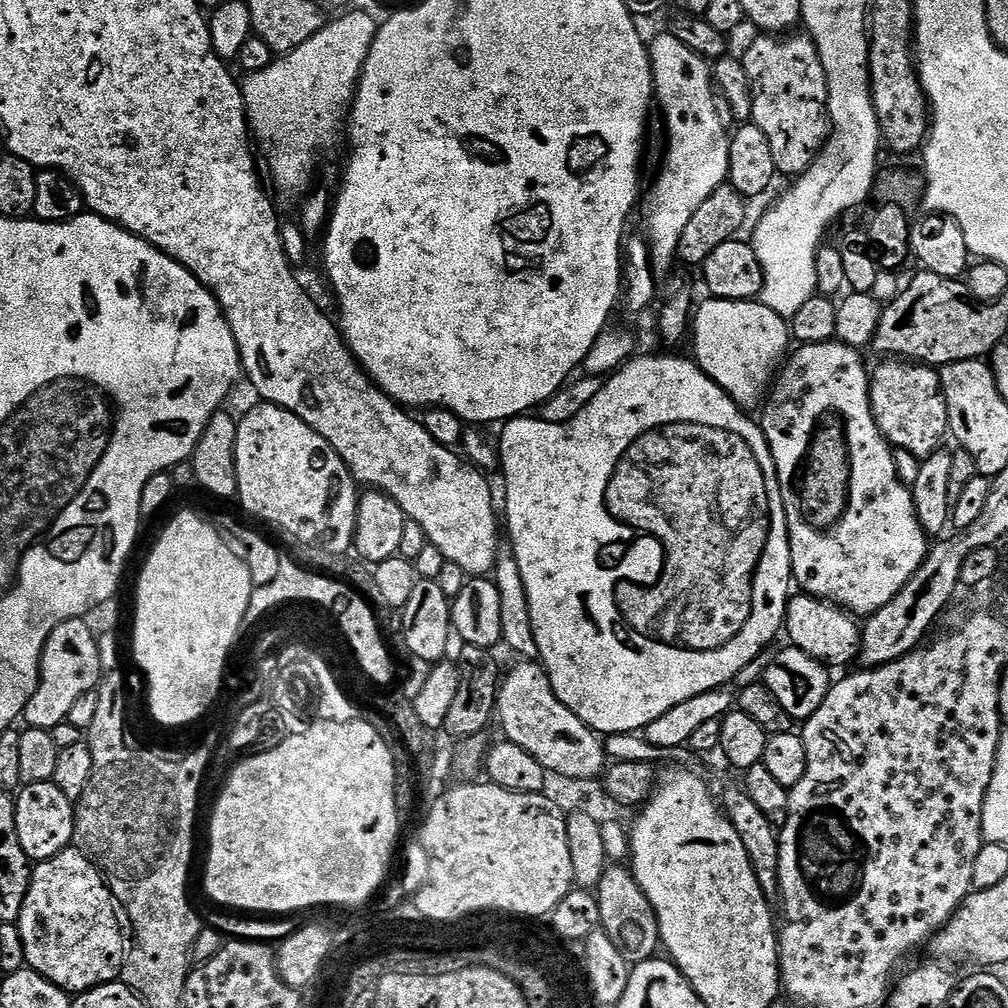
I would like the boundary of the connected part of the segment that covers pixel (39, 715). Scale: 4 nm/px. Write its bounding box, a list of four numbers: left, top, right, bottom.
[22,619,101,730]

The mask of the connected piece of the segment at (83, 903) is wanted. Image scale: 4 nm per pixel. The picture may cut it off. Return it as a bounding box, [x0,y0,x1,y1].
[18,846,126,994]

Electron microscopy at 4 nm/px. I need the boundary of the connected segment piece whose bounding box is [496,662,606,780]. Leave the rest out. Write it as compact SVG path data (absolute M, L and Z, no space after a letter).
M516 662L507 669L506 675L500 681L496 697L496 712L498 713L498 720L500 716L501 726L504 727L503 735L518 746L522 746L522 750L526 750L526 754L538 758L538 762L544 767L544 771L566 774L569 778L592 780L597 779L605 771L606 763L604 764L604 748L600 745L601 737L592 729L586 727L559 700L539 663Z

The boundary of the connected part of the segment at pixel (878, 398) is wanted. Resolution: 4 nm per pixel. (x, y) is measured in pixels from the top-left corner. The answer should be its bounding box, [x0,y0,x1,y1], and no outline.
[868,358,949,458]

